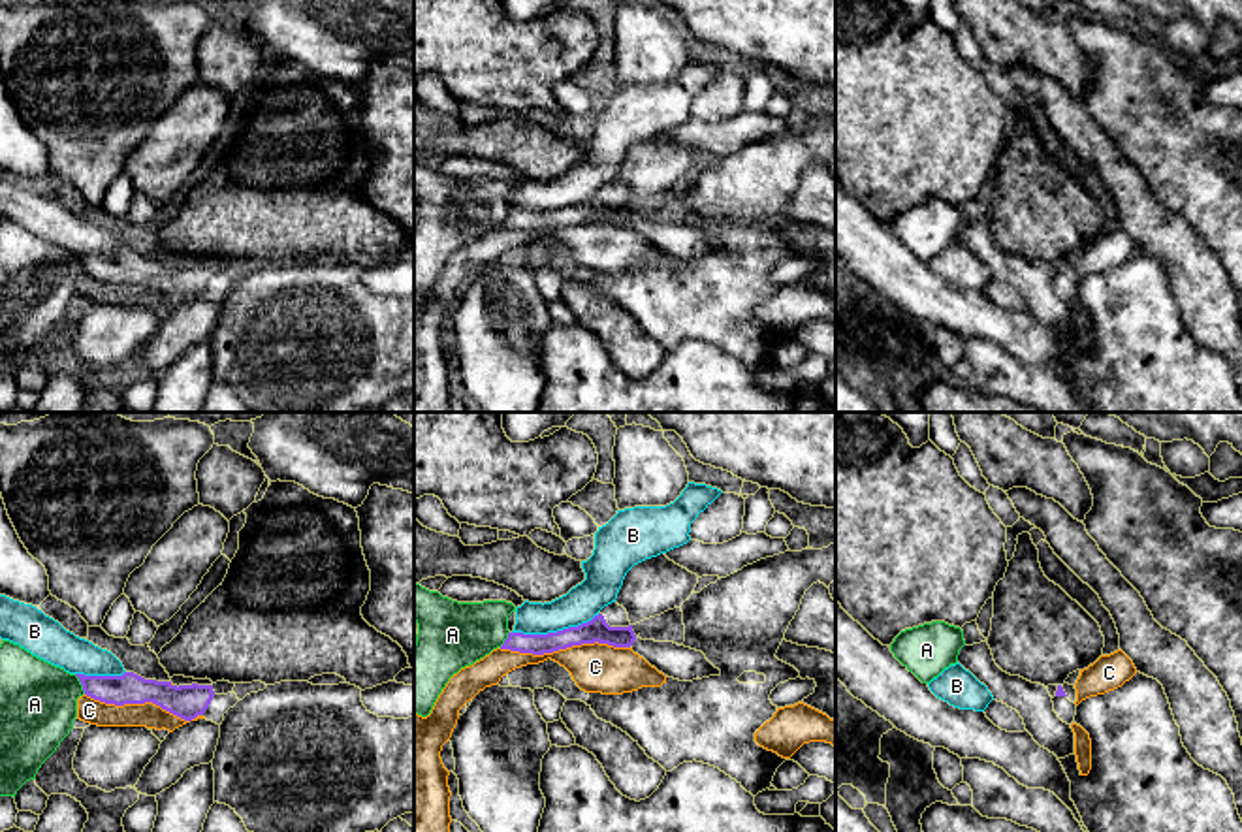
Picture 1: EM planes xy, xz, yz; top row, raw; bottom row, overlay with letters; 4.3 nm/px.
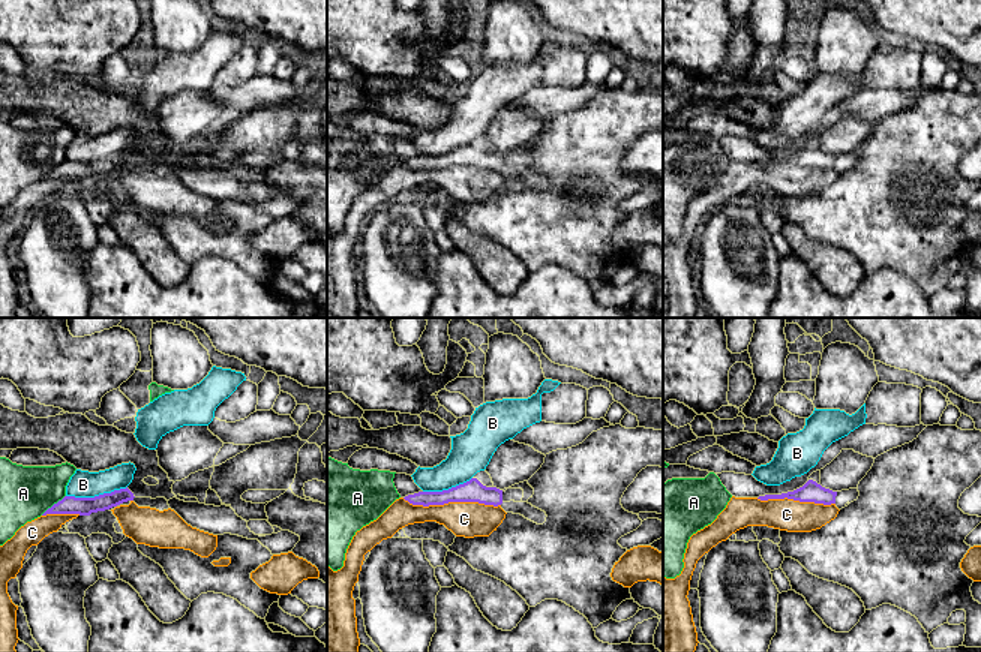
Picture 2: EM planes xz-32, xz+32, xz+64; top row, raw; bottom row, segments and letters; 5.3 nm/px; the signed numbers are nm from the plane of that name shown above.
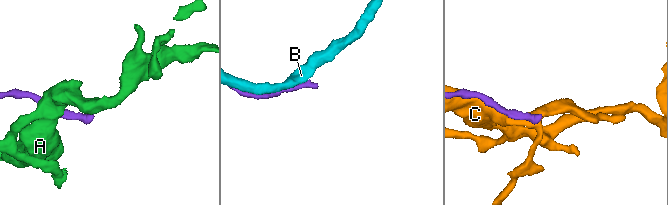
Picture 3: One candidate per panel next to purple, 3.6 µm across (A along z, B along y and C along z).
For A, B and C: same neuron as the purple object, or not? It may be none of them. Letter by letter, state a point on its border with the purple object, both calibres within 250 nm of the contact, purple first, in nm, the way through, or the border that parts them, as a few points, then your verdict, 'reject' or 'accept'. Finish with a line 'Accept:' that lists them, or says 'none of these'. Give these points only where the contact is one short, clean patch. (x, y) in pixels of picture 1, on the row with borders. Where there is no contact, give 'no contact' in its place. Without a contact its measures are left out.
A: meets purple in xy at (81, 684); 130 nm thick on the purple side, 340 nm on the other; border along xy (74, 674), (85, 693); reject
B: meets purple in xz at (557, 631); 100 nm thick on the purple side, 160 nm on the other; reject
C: meets purple in xz at (563, 648); 100 nm thick on the purple side, 200 nm on the other; reject
Accept: none of these

